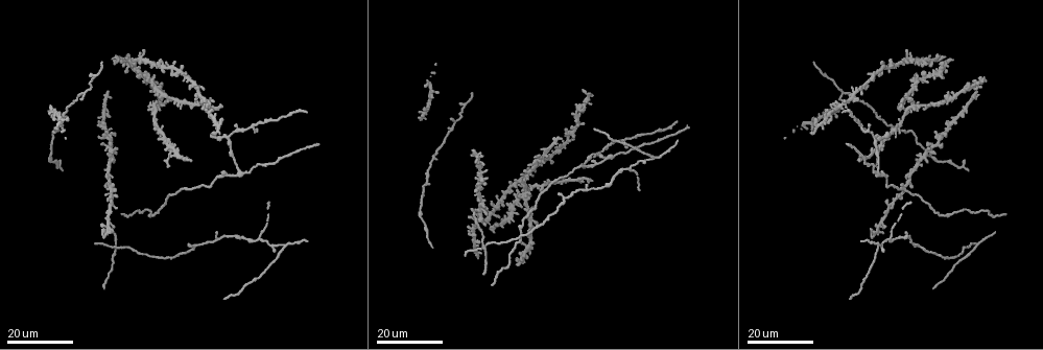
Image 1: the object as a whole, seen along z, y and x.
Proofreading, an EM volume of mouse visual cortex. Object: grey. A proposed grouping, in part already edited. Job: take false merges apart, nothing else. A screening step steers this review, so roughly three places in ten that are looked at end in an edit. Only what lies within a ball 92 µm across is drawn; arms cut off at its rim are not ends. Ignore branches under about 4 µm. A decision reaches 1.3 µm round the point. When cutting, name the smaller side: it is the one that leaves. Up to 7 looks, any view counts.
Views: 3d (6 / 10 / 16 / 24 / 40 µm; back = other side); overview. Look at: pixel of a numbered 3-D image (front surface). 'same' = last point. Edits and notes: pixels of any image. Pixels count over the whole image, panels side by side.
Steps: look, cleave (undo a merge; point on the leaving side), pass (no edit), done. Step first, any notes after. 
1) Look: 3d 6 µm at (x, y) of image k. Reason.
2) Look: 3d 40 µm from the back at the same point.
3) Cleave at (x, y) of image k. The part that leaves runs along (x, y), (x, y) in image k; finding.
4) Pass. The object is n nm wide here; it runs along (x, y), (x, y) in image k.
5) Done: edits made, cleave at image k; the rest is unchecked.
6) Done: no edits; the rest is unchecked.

Look: 3d 16 µm at (581, 180) of image 1. Four or more arms meet.

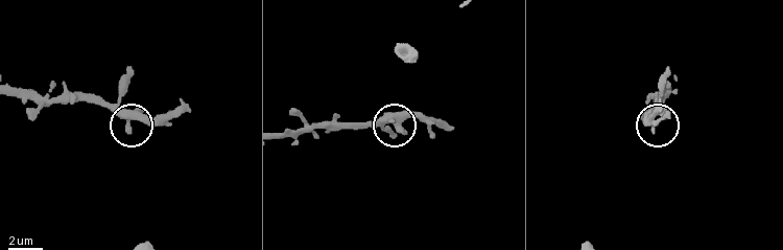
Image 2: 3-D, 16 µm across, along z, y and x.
Look: 3d 6 µm at (129, 112) of image 2.

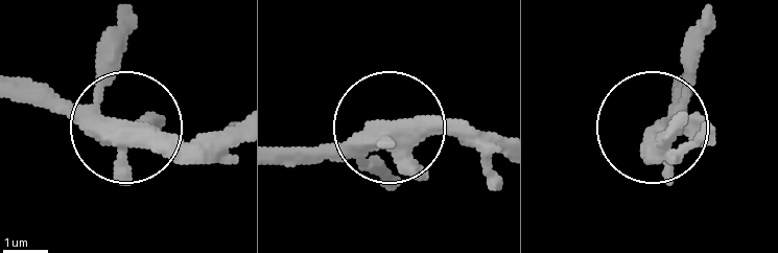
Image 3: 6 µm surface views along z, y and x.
Pass. The object is 410 nm wide here; all the same cell.

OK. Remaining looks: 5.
Look: 3d 16 µm at (543, 156) of image 1.

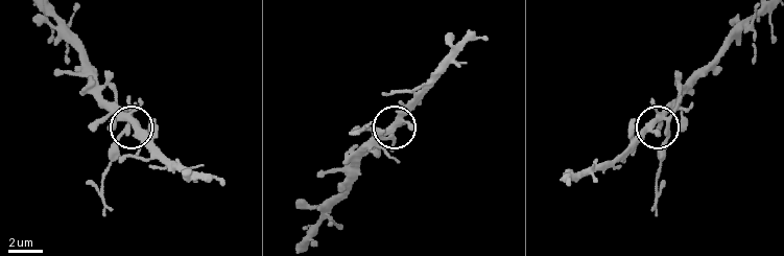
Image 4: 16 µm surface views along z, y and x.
Look: 3d 6 µm at (659, 118) of image 4. Zoom in.

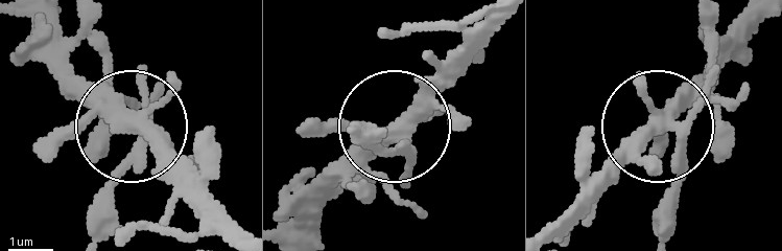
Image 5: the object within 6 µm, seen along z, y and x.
Cleave at (105, 183) of image 5. The part that leaves runs along (674, 134), (671, 231) in image 5; a second cell is stuck on.

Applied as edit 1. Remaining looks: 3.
Look: 3d 24 µm at (890, 238) of image 1. Branch point.

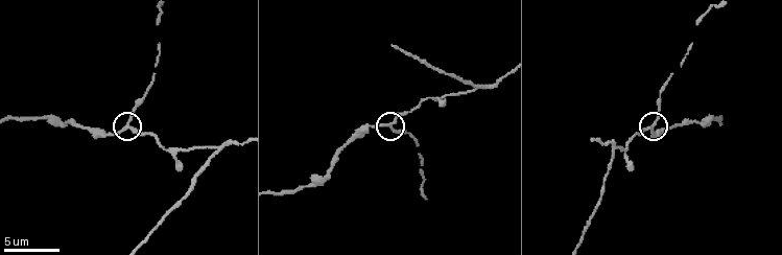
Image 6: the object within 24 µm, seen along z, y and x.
Look: 3d 10 µm at (130, 128) of image 6. Zoom in.

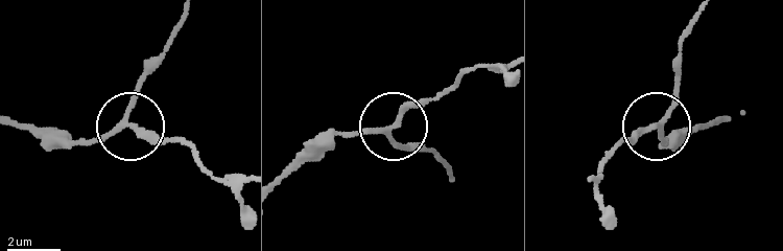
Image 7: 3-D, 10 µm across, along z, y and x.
Pass. The object is 170 nm wide here; it runs along (21, 123), (81, 139), (115, 135), (126, 126), (142, 67) in image 7; one cell here.

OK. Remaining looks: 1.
Done: edits made, cleave at image 5; the rest is unchecked.

